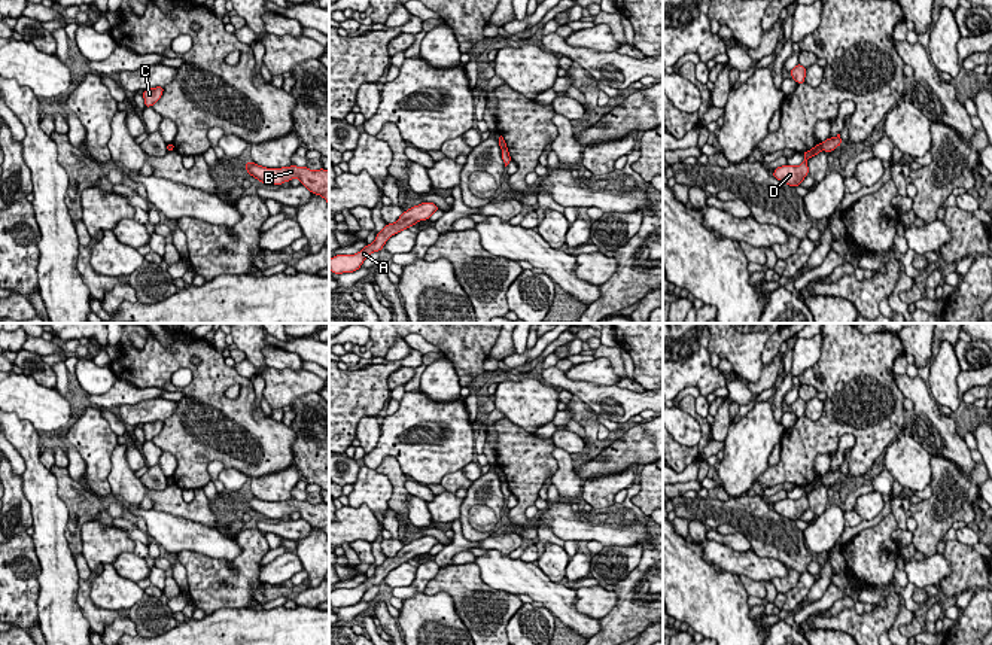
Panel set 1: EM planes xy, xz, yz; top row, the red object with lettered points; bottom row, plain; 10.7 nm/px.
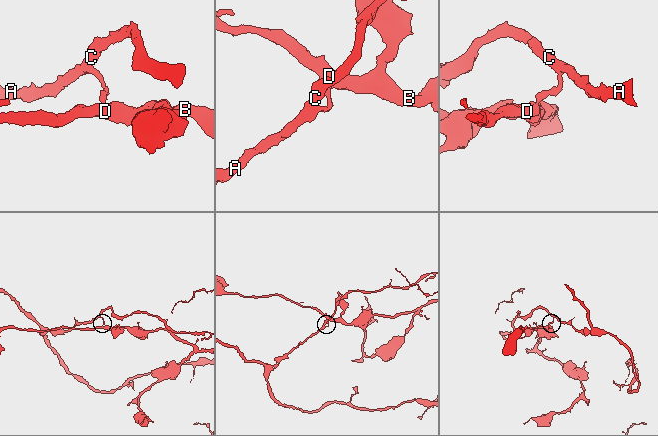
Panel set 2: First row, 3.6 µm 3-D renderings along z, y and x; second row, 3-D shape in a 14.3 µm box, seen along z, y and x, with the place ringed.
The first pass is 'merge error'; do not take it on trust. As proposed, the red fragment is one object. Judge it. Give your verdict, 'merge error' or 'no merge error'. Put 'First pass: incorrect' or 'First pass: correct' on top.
First pass: correct
merge error

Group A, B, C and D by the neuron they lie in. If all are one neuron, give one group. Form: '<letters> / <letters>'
A C / B D

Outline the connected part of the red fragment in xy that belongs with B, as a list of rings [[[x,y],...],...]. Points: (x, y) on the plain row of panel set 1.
[[[247,495],[246,503],[261,517],[268,518],[282,518],[296,511],[301,514],[301,518],[304,518],[311,527],[325,532],[329,541],[329,505],[325,502],[316,505],[310,503],[308,501],[296,501],[296,499],[282,502],[267,502]]]

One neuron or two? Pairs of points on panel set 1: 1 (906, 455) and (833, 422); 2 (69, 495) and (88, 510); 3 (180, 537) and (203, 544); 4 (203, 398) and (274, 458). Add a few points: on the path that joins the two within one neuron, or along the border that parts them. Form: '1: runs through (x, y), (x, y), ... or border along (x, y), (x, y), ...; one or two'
1: border along (903, 431), (884, 452); two
2: runs through (73, 495), (84, 505); one
3: runs through (186, 537), (197, 538); one
4: runs through (218, 416), (236, 434), (256, 443); one

